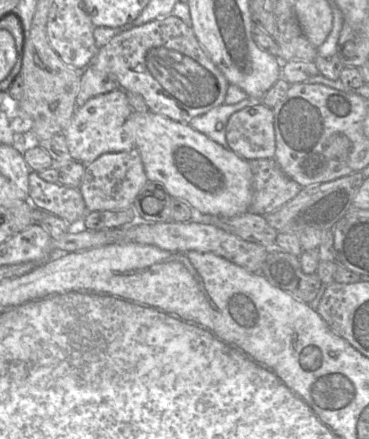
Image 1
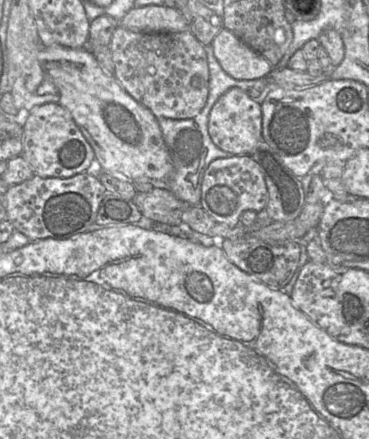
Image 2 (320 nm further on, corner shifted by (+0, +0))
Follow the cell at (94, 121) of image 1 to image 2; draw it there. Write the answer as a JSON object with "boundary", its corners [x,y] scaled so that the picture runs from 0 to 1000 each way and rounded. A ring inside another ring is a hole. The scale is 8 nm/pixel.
{"boundary":[[[125,235],[87,248],[73,267],[41,262],[38,276],[62,294],[57,355],[92,396],[117,405],[190,405],[236,387],[276,390],[260,380],[257,349],[201,278],[192,257],[154,235]]]}

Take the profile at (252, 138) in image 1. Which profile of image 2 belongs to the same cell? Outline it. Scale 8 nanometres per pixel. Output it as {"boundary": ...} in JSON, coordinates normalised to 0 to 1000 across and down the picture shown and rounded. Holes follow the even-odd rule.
{"boundary":[[[629,198],[577,239],[564,273],[564,303],[580,328],[626,353],[675,353],[710,312],[710,246],[645,198]]]}

